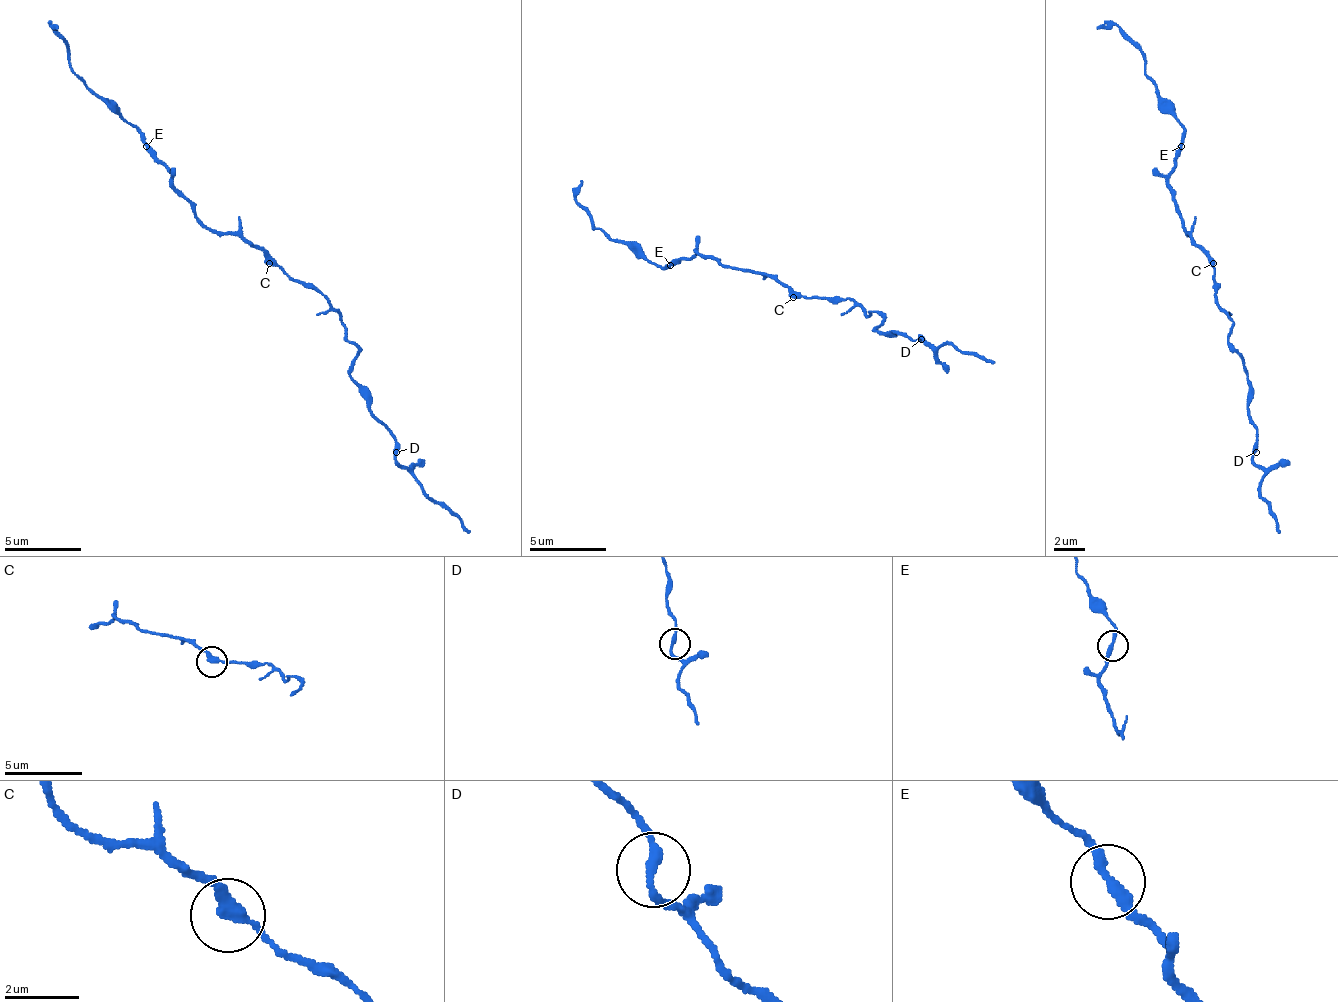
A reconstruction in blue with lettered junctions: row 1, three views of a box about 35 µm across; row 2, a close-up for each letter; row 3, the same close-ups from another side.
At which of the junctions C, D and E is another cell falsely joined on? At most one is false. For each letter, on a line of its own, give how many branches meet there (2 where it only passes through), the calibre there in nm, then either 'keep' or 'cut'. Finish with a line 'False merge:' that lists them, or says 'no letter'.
C: 2 branches meet; 300 nm thick; keep
D: 2 branches meet; 220 nm thick; keep
E: 2 branches meet; 280 nm thick; keep
False merge: no letter

